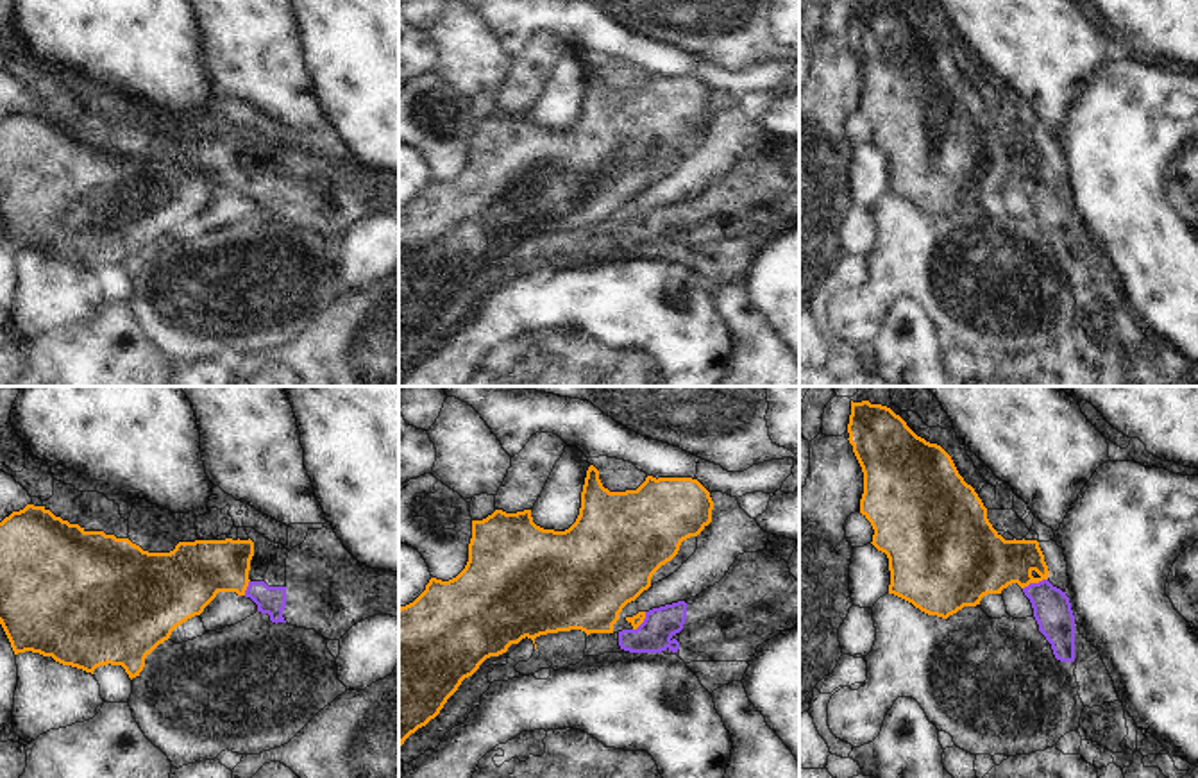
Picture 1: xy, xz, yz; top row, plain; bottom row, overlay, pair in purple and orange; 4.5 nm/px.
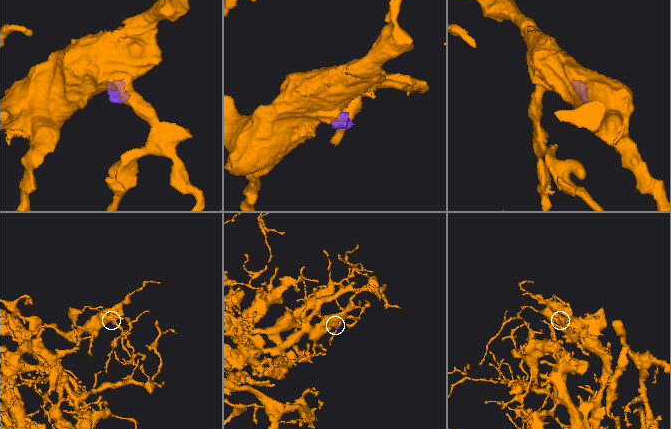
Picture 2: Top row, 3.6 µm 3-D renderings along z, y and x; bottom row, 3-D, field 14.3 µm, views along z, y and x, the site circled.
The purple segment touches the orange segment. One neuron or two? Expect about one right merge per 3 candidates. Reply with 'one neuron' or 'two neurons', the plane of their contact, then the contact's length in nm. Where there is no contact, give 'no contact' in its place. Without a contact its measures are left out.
two neurons; contact in yz; length 120 nm

